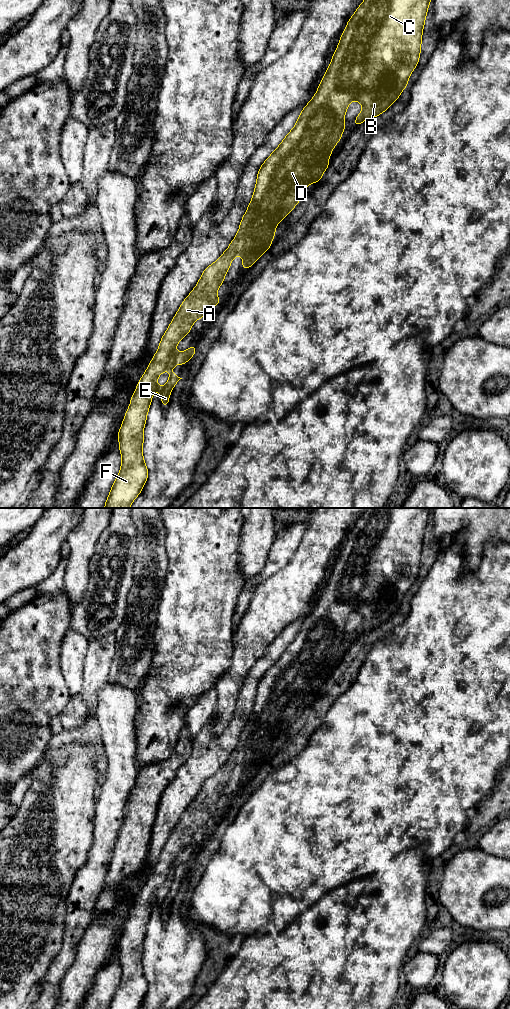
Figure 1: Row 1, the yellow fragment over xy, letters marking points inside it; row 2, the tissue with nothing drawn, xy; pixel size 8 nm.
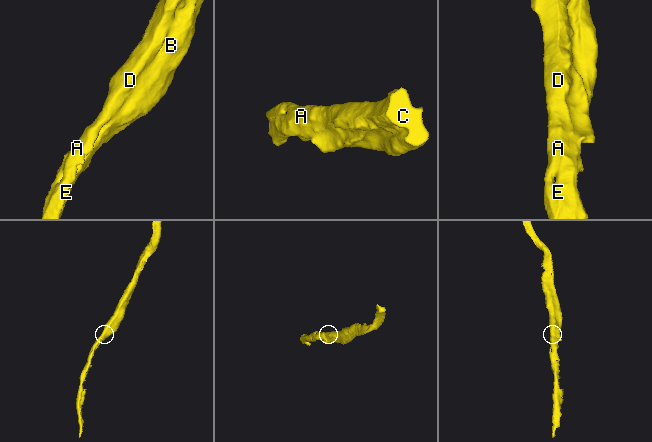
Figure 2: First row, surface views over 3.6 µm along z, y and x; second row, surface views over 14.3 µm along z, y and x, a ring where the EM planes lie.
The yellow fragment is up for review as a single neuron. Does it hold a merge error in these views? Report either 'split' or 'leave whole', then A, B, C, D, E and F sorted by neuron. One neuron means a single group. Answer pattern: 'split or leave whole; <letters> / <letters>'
leave whole; A B C D E F

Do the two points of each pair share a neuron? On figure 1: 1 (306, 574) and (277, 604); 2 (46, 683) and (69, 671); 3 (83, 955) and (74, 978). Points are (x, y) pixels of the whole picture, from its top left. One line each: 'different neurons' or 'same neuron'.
1: same neuron
2: different neurons
3: same neuron

